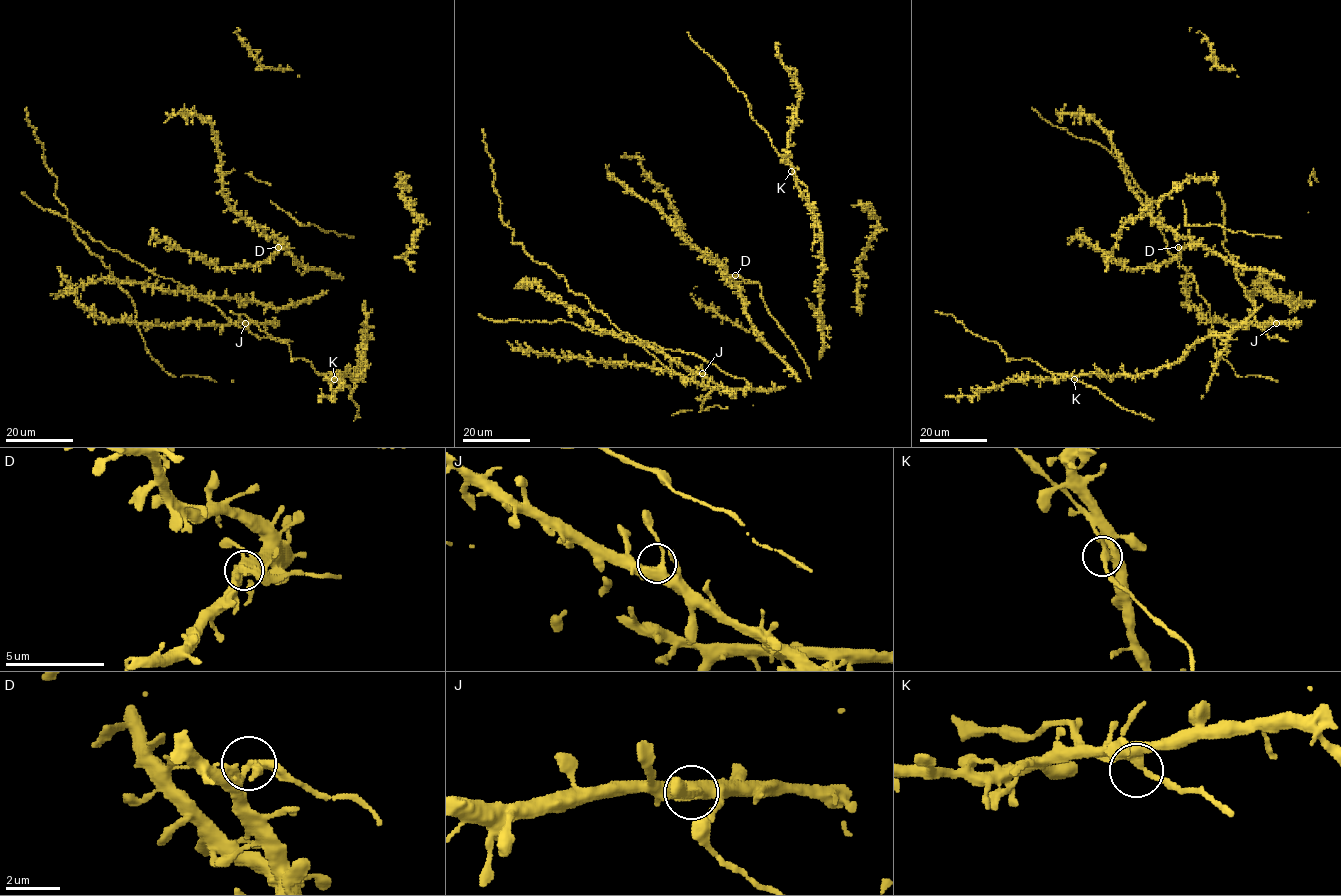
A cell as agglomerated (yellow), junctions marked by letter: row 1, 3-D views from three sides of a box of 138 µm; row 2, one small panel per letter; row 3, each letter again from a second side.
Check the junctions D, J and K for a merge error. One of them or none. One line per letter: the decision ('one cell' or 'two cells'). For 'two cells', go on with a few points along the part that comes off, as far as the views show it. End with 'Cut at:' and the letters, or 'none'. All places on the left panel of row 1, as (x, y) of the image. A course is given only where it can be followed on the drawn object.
D: two cells | (278, 247), (295, 248)
J: one cell
K: one cell
Cut at: D

